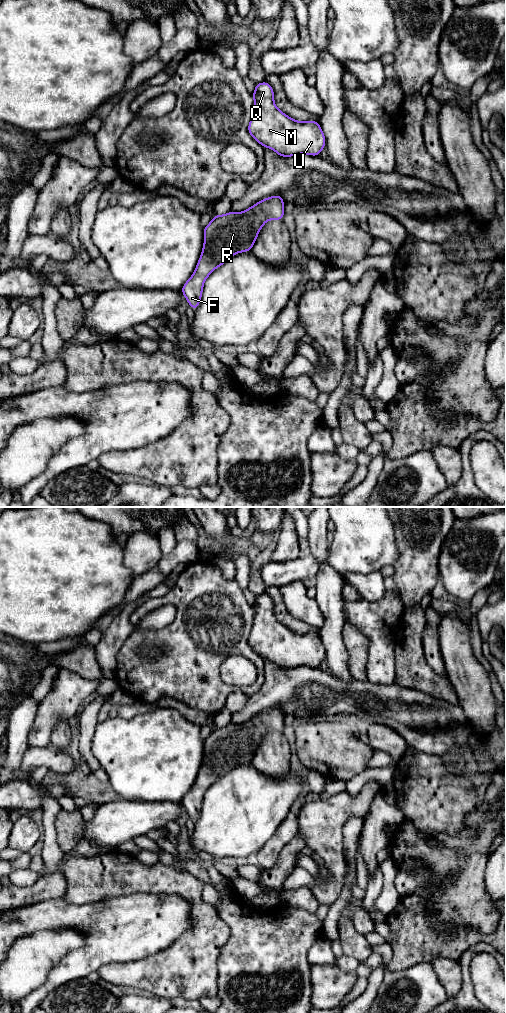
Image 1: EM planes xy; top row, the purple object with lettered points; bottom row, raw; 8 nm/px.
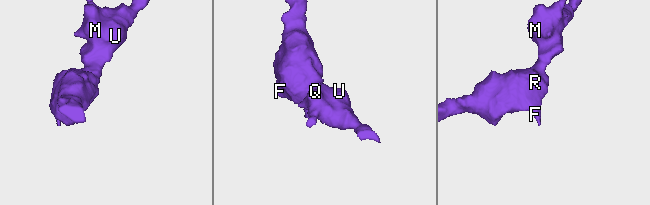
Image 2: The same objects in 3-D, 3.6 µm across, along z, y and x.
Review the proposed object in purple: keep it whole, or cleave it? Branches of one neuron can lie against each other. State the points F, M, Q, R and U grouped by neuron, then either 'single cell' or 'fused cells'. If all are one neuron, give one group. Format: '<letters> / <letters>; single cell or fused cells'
F M Q R U; single cell

